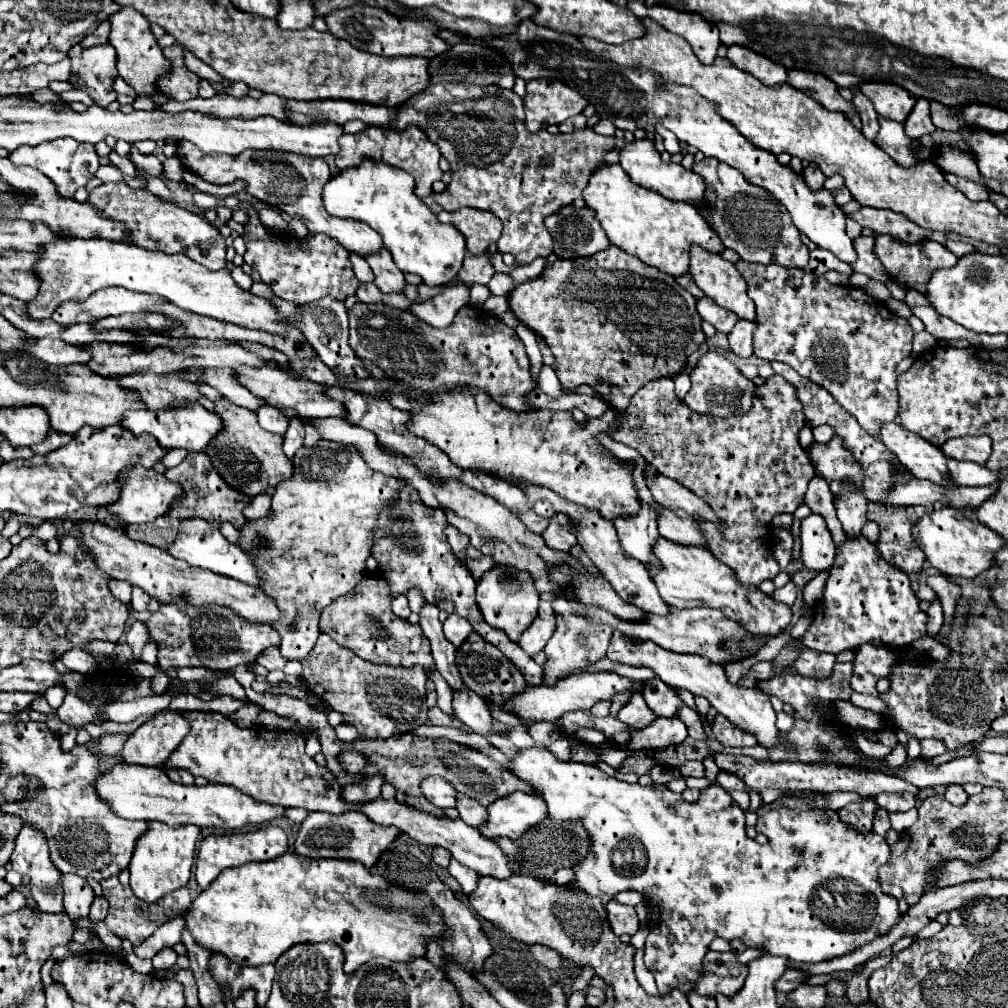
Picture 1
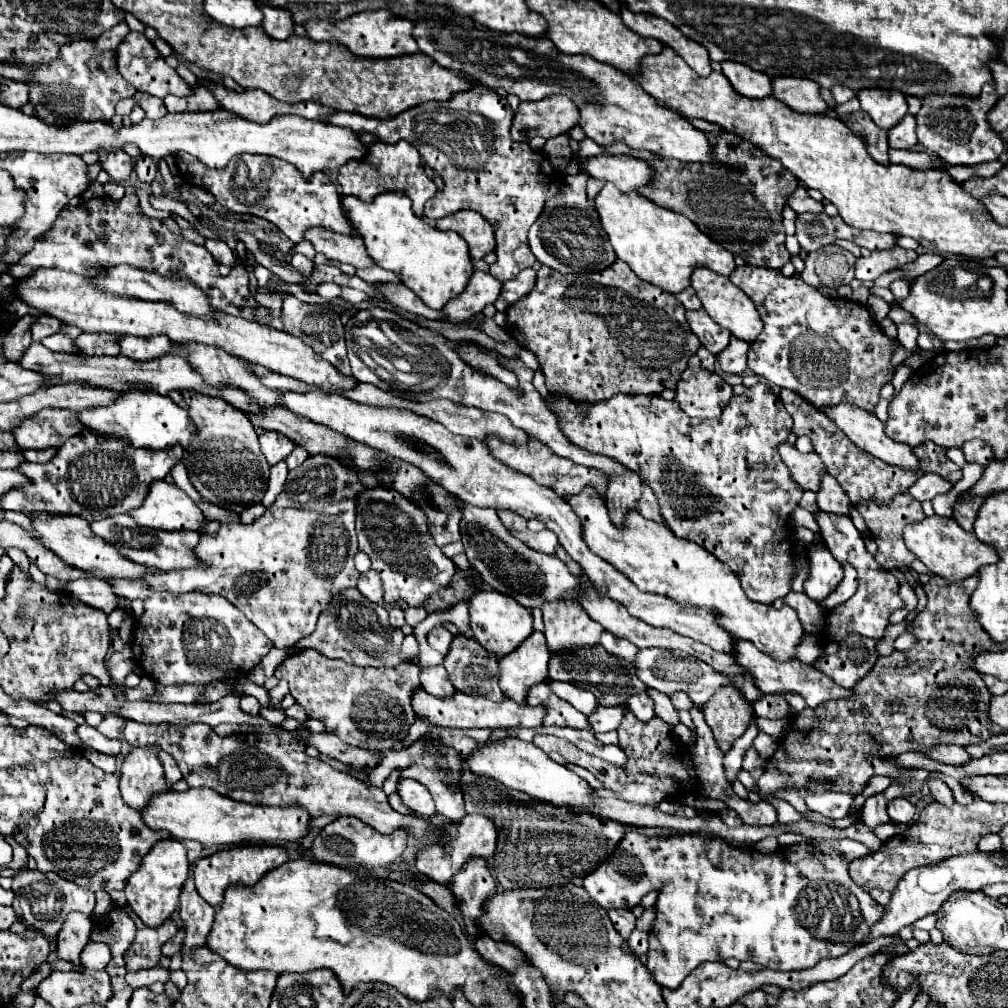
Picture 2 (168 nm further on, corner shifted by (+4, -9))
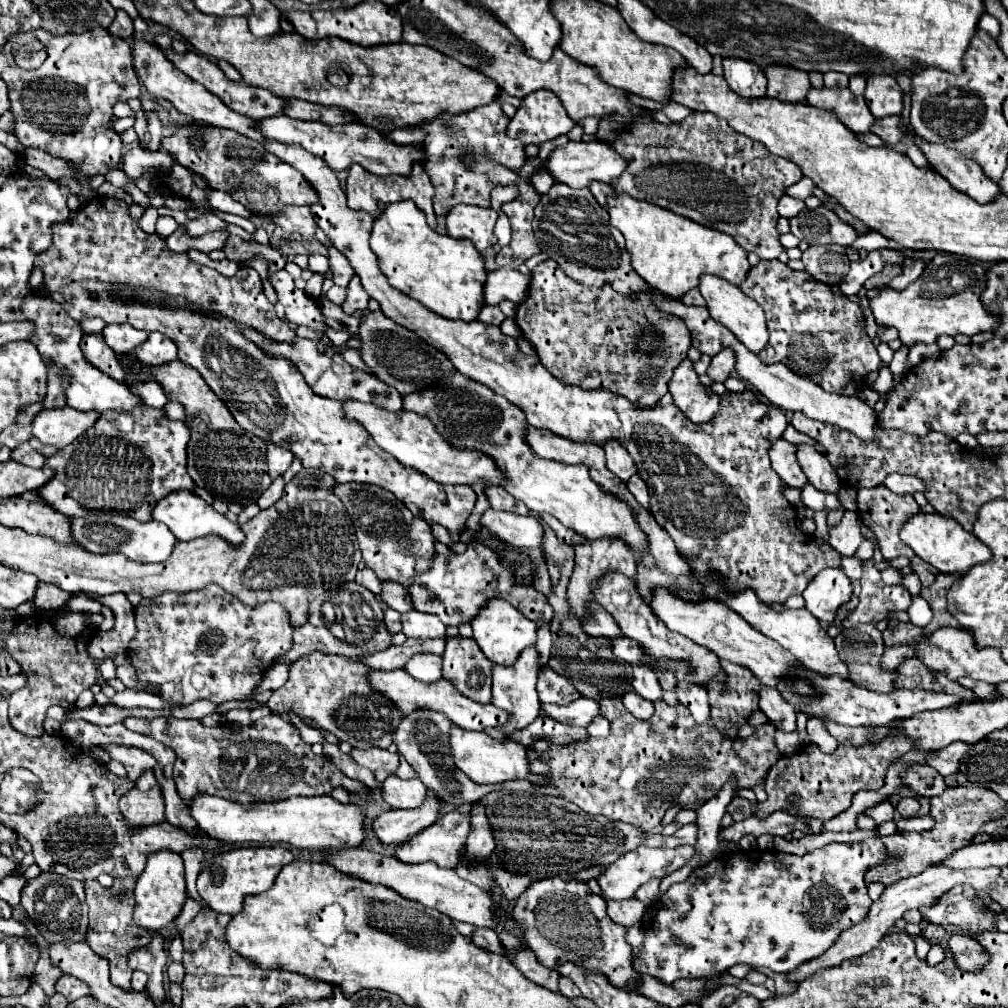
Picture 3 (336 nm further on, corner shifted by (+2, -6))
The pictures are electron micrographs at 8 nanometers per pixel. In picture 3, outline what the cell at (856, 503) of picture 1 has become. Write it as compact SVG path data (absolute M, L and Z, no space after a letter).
M797 445L797 459L813 487L825 493L839 493L841 481L833 465L829 465L829 461L823 457L823 453L815 451L813 445Z

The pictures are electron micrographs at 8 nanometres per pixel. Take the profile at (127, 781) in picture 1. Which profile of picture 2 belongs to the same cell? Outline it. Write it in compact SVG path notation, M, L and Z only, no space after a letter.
M189 788L185 792L161 792L141 812L153 830L169 830L171 838L195 840L209 848L231 844L283 844L297 842L311 830L311 814L299 806L255 806L227 800L211 788Z

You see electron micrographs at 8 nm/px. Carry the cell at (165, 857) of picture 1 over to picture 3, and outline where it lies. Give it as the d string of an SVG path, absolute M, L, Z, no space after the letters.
M169 849L149 855L147 865L135 885L135 913L133 913L135 923L147 931L159 931L179 915L185 899L187 899L187 895L185 895L185 877L183 877L181 855L177 855Z

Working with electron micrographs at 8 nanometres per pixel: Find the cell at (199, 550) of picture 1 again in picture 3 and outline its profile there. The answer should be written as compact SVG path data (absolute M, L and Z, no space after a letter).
M93 515L81 519L75 517L73 537L77 537L77 543L87 551L123 553L127 559L137 563L163 563L169 559L169 553L173 553L173 547L177 543L177 537L167 529L167 525L161 525L159 521L141 523L123 515Z

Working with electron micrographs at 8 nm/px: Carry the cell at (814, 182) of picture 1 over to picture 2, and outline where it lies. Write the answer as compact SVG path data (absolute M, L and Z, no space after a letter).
M799 186L799 188L787 198L785 204L787 204L789 208L793 208L797 214L801 214L801 212L815 212L815 214L823 212L823 204L817 202L817 200L813 200L813 198L809 198L809 194L807 194L807 190L805 190L803 186Z

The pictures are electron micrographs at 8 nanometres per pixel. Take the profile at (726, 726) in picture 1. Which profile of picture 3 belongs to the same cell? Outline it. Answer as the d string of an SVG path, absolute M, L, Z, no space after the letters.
M721 663L725 671L725 681L709 681L707 693L711 705L711 721L727 739L737 739L739 727L749 723L749 717L759 710L759 679L749 673L749 669L733 663Z

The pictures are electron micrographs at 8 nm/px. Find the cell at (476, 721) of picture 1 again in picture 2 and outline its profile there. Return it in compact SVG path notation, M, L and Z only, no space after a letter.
M439 664L439 666L429 666L429 668L421 668L419 670L419 680L421 680L421 688L425 692L431 692L433 696L445 698L445 696L453 696L455 688L447 678L447 670Z

